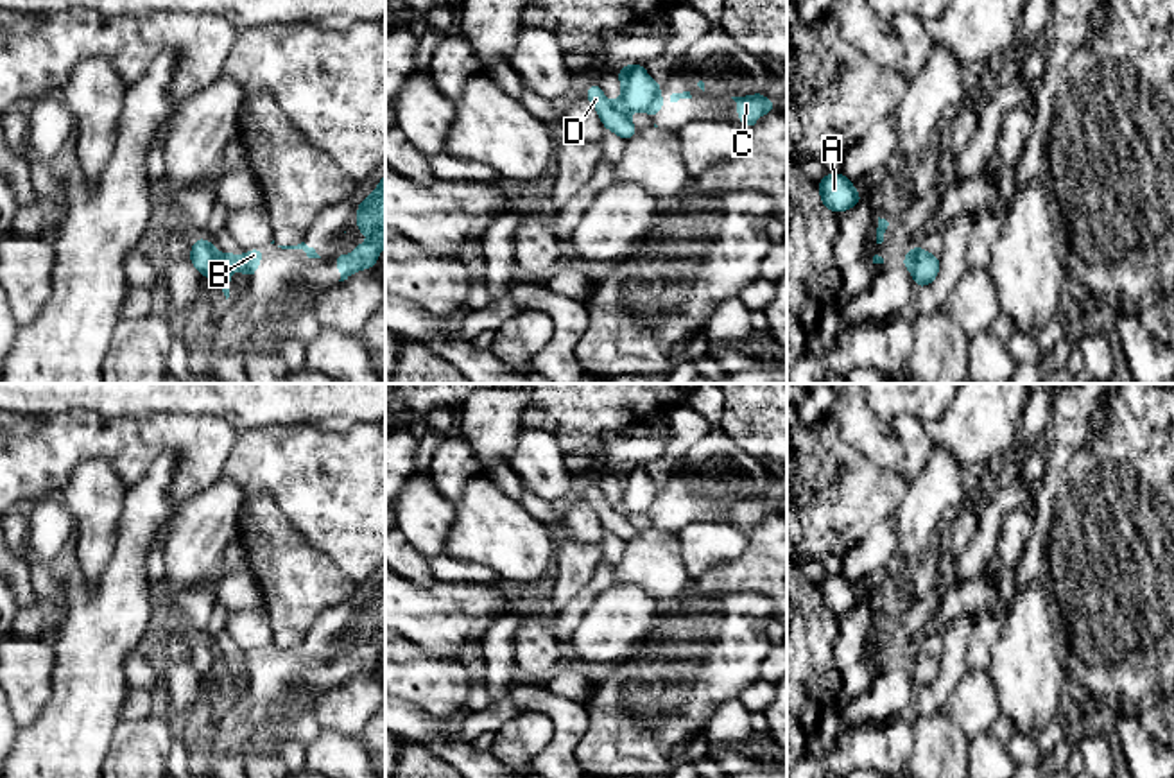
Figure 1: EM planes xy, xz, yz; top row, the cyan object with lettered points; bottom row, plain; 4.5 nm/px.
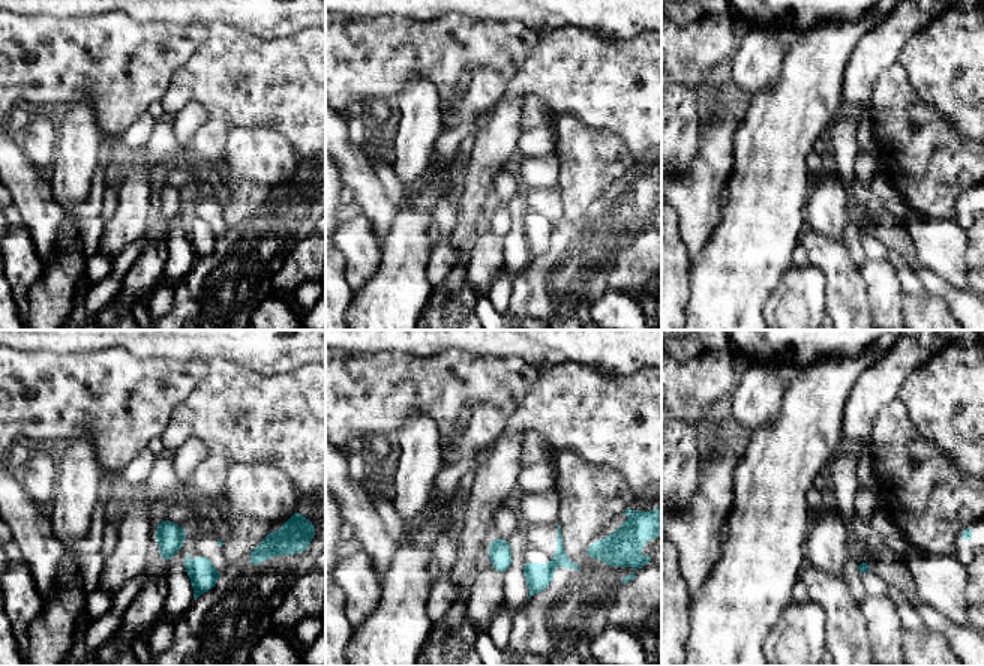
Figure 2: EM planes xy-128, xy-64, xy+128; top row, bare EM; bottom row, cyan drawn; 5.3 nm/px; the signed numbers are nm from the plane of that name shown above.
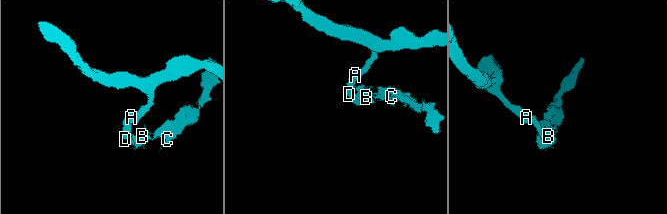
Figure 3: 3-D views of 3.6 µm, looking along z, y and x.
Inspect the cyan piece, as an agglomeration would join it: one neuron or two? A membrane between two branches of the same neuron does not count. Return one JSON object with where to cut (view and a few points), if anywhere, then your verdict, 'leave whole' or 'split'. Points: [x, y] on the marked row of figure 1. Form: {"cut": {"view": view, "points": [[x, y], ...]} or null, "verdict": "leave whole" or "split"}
{"cut": {"view": "xy", "points": [[219, 253], [215, 259], [217, 278]]}, "verdict": "split"}

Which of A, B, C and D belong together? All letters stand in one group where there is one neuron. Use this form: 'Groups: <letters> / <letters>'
Groups: A D / B C

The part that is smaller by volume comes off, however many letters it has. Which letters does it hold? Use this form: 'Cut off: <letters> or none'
Cut off: B, C

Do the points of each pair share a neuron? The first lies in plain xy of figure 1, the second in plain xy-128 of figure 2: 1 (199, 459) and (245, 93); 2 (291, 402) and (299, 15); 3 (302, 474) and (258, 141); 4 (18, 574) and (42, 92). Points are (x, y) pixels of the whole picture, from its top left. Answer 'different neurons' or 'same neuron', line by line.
1: different neurons
2: same neuron
3: different neurons
4: different neurons

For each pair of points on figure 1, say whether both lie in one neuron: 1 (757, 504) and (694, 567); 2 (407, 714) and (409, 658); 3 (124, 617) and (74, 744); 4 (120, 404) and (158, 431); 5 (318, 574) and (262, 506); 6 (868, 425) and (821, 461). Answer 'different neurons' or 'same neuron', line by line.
1: different neurons
2: different neurons
3: same neuron
4: different neurons
5: same neuron
6: different neurons

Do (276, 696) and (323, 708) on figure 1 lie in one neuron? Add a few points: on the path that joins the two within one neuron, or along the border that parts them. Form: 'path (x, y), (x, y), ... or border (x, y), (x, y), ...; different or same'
border (336, 683), (312, 705), (318, 725); different

